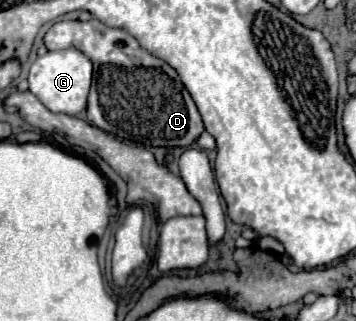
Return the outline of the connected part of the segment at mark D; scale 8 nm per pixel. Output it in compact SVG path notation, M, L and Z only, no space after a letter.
M90 18L86 22L80 20L58 20L50 26L50 30L44 34L44 46L48 50L62 50L62 48L70 48L76 46L80 48L94 64L94 80L92 80L92 88L90 88L90 96L88 96L88 122L104 132L110 132L118 138L124 140L134 140L142 146L190 146L200 132L204 130L200 112L190 96L190 92L186 90L186 86L182 84L178 72L164 60L156 58L154 54L150 54L148 50L144 50L138 40L128 34L122 28L110 28L106 24L102 24L98 18Z

